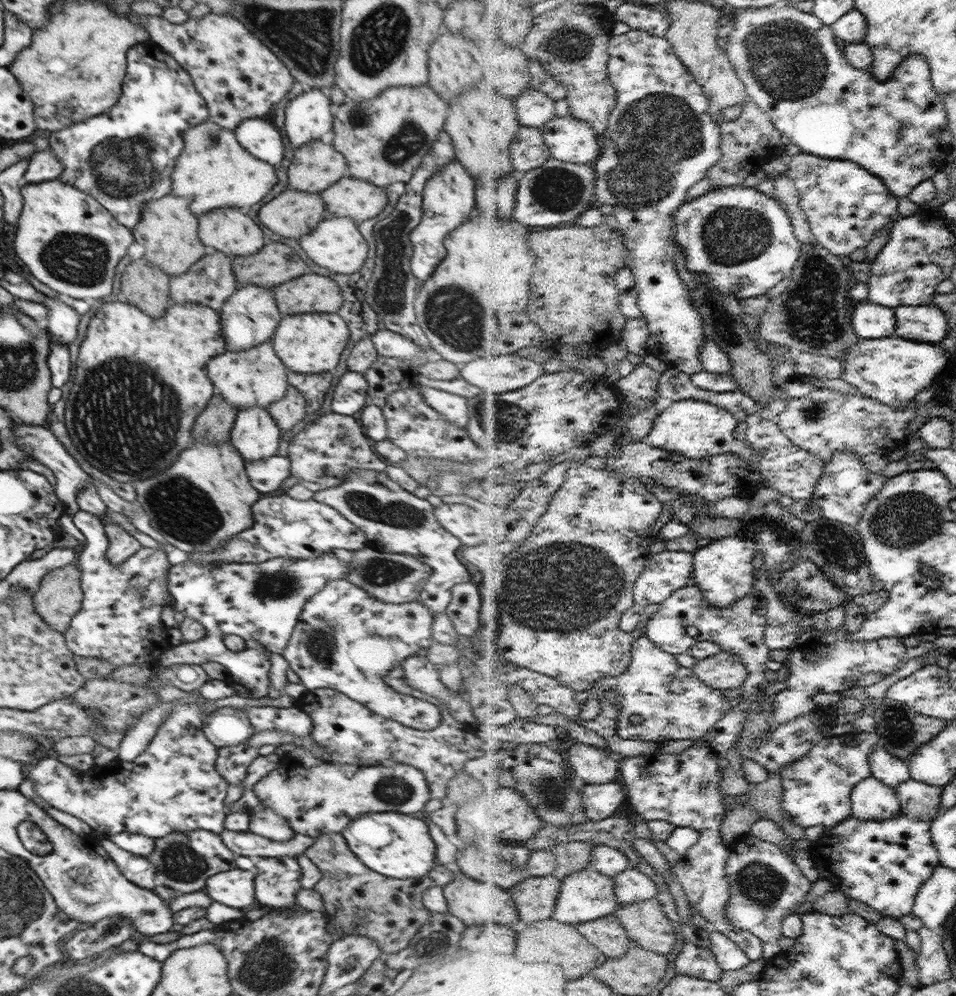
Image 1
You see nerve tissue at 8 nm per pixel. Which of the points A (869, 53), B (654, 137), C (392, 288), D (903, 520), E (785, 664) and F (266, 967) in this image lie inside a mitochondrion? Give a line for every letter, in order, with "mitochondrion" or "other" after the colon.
A: other
B: mitochondrion
C: mitochondrion
D: mitochondrion
E: other
F: mitochondrion

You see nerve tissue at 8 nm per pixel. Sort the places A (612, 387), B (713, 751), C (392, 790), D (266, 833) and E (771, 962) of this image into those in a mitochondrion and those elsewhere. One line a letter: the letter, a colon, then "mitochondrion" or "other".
A: other
B: other
C: mitochondrion
D: other
E: other

